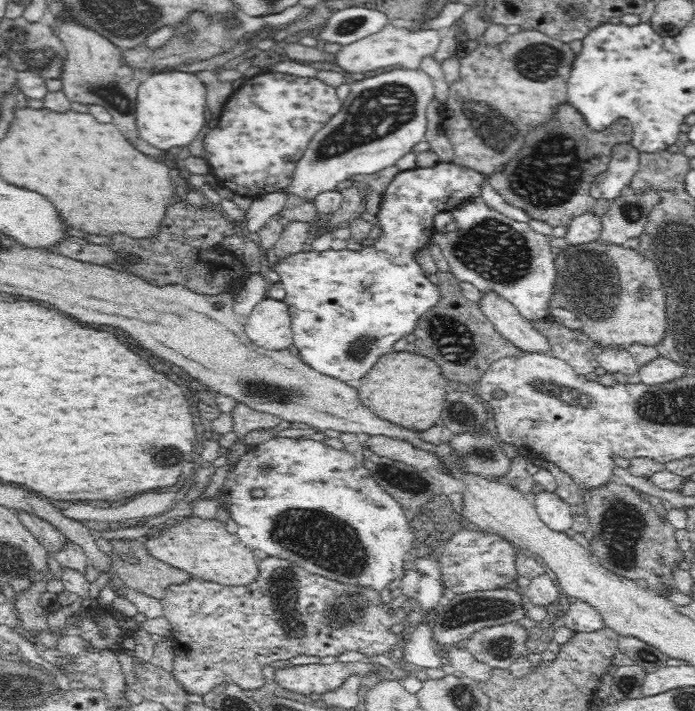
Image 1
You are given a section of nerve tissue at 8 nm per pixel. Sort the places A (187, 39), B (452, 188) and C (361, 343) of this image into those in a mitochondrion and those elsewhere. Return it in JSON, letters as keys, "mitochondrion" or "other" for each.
{"A":"mitochondrion","B":"other","C":"mitochondrion"}

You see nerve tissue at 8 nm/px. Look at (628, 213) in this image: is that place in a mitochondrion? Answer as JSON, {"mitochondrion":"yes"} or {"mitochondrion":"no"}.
{"mitochondrion":"yes"}

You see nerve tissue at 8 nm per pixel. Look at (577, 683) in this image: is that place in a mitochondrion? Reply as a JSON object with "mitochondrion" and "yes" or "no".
{"mitochondrion":"no"}

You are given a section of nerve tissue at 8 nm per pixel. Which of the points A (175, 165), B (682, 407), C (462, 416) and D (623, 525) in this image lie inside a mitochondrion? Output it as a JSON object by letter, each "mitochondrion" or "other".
{"A":"other","B":"mitochondrion","C":"mitochondrion","D":"mitochondrion"}

